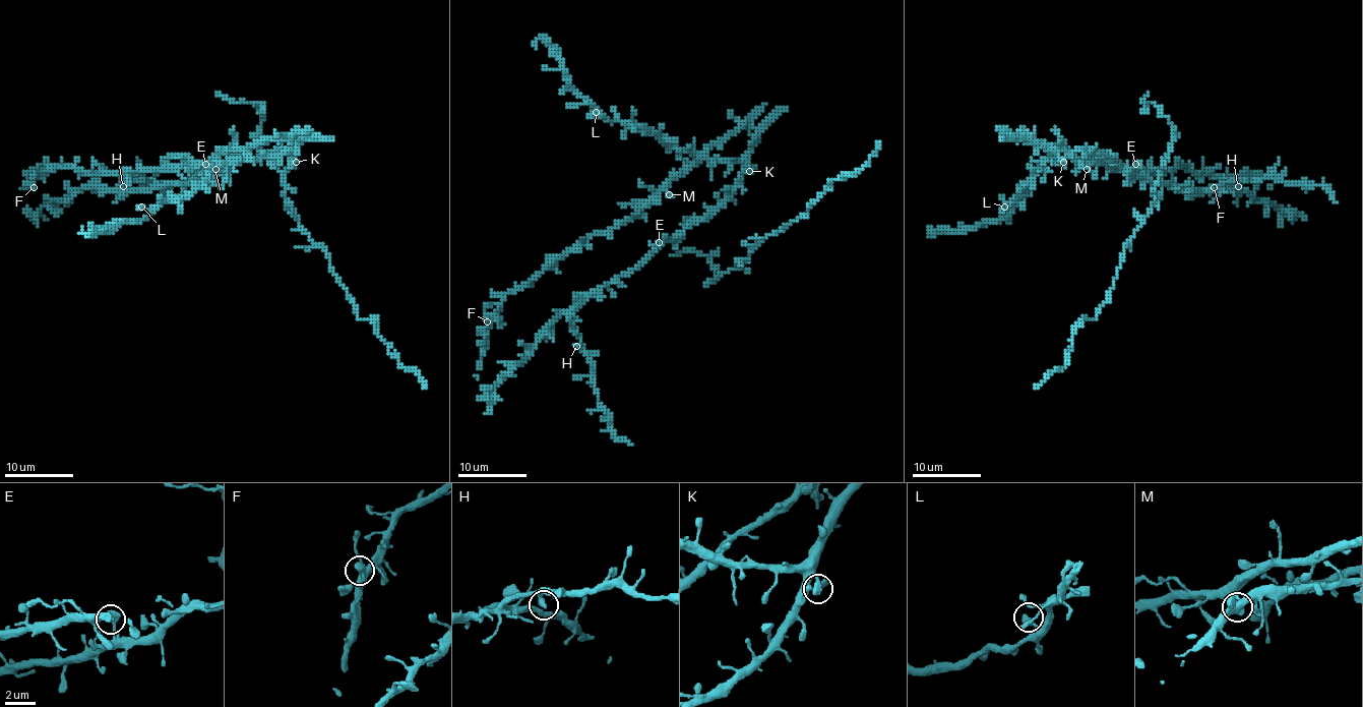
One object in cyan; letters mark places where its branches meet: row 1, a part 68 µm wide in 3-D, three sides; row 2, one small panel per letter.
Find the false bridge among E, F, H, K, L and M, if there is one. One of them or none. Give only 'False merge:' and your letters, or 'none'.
False merge: none

